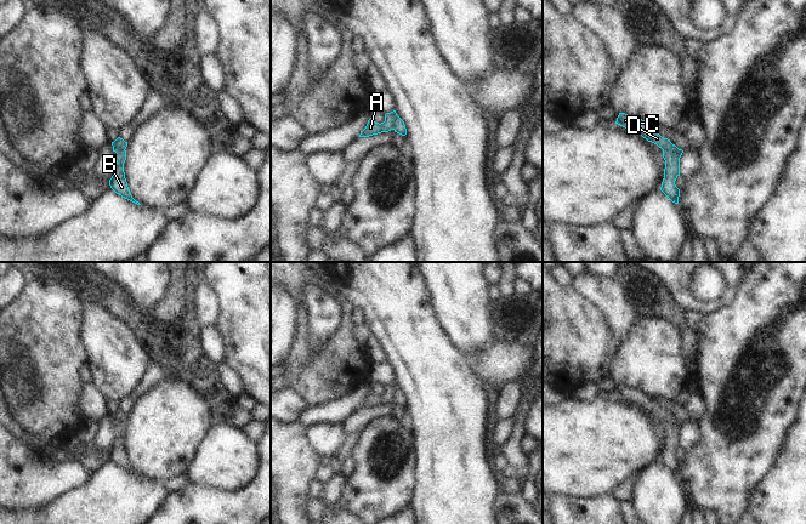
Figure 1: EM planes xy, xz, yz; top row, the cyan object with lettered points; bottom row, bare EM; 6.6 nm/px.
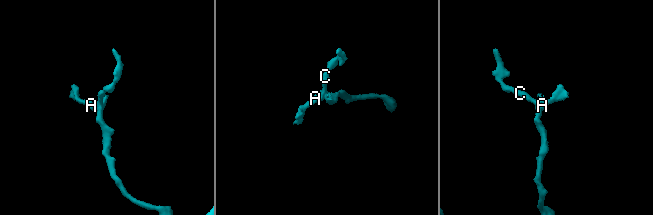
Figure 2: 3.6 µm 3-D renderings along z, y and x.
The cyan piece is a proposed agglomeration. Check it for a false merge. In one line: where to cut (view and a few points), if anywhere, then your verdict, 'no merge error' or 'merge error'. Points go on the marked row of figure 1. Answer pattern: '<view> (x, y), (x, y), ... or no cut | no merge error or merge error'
xz (396, 113), (392, 129) | merge error

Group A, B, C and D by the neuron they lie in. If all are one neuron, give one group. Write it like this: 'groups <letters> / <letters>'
groups A C D / B

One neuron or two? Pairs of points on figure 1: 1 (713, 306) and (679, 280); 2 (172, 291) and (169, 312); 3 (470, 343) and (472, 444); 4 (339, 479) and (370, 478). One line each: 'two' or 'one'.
1: one
2: one
3: two
4: two

